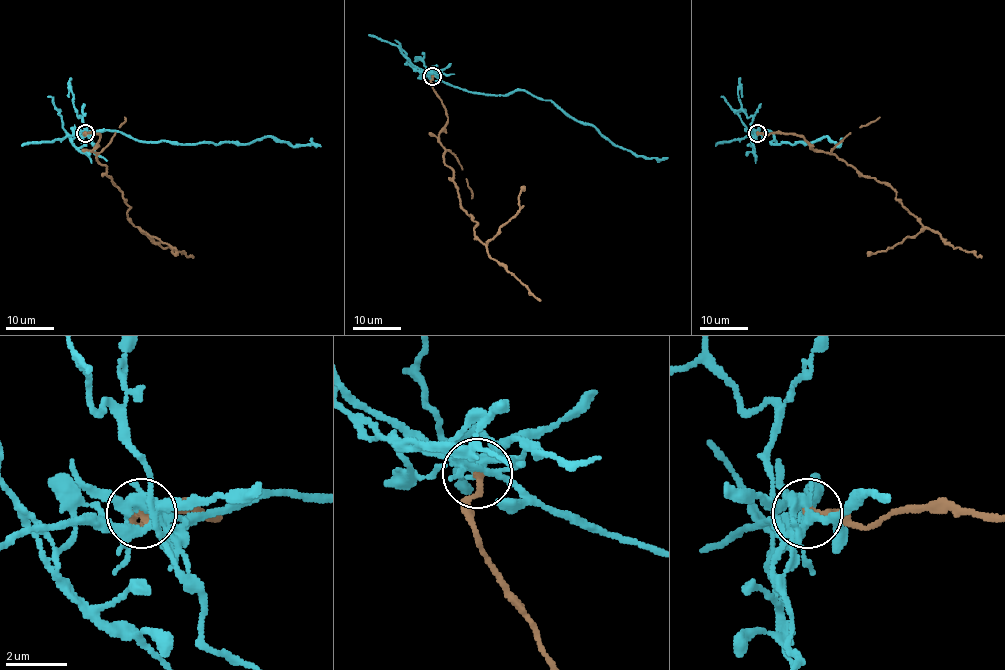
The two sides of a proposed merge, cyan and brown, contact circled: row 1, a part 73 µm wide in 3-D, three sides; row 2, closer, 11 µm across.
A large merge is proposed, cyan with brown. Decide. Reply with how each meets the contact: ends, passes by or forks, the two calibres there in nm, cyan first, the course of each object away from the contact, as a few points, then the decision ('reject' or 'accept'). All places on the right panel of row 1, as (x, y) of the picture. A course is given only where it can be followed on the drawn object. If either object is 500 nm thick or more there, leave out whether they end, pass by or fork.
cyan forks; brown ends; calibres 320 and 300 nm; course cyan (757, 133), (768, 130), (776, 140), (771, 142), (778, 144), (811, 144), (826, 136), (839, 146); course brown (757, 133), (801, 136), (817, 151), (834, 154), (863, 175), (886, 182), (923, 226), (952, 246), (981, 257); reject

